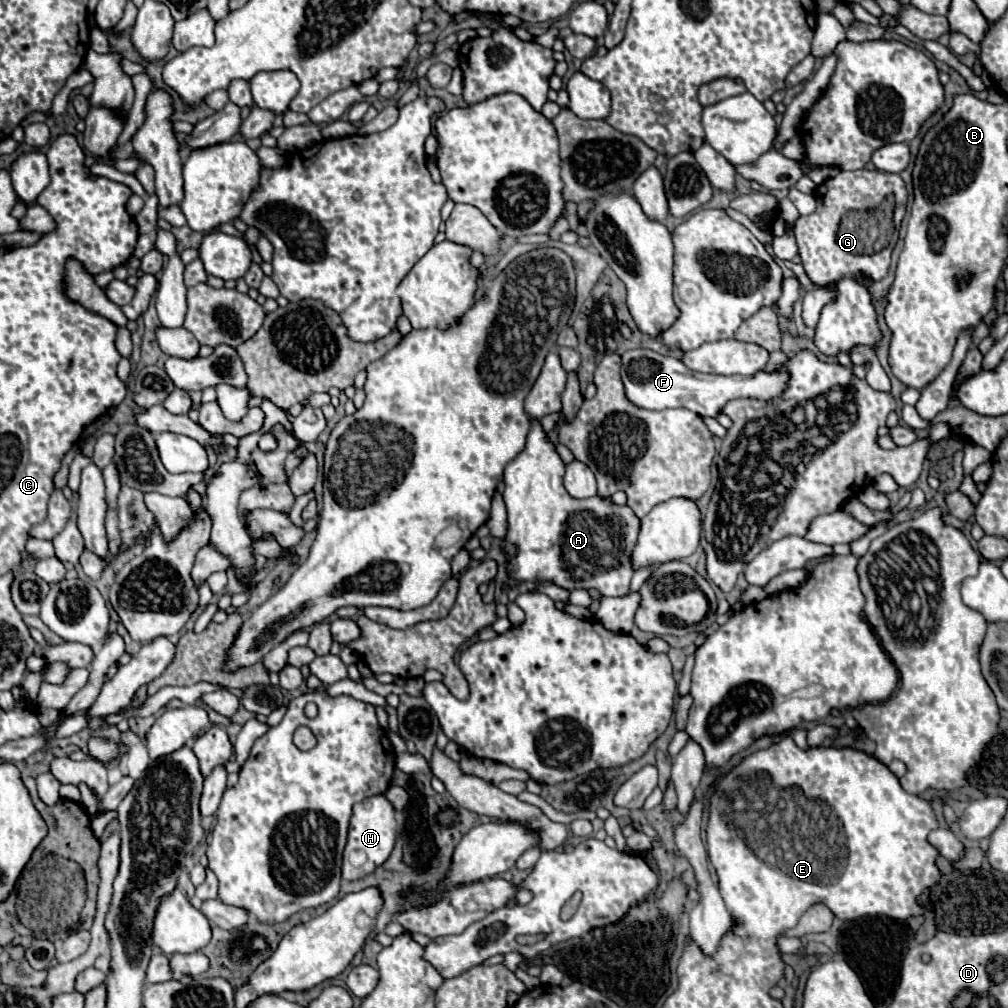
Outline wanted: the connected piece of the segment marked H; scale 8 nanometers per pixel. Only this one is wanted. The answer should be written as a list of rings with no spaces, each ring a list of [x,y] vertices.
[[[371,796],[369,800],[363,800],[361,804],[353,806],[353,816],[349,820],[349,836],[343,852],[343,866],[341,874],[343,880],[359,880],[367,874],[371,874],[377,866],[381,866],[393,846],[395,846],[395,834],[397,834],[397,822],[395,822],[395,810],[391,802],[385,796]]]

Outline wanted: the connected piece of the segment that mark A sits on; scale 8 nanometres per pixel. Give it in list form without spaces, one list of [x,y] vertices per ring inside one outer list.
[[[537,420],[531,422],[531,432],[527,436],[527,444],[523,452],[517,454],[505,468],[505,492],[507,504],[507,534],[501,540],[501,550],[507,554],[507,574],[517,582],[551,582],[565,590],[597,590],[603,596],[625,596],[629,592],[629,582],[633,576],[631,552],[637,542],[641,520],[635,512],[625,504],[617,506],[611,498],[601,500],[577,500],[569,496],[563,486],[563,460],[555,452],[555,446],[547,440],[541,424]]]

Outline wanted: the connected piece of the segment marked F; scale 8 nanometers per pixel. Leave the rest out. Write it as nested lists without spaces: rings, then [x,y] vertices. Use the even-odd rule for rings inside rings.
[[[635,348],[623,354],[621,378],[625,384],[627,398],[647,410],[665,410],[665,408],[687,408],[699,416],[715,416],[729,400],[735,398],[755,398],[755,400],[773,400],[785,392],[789,386],[789,372],[757,372],[753,376],[713,376],[699,374],[673,356],[665,356],[647,348]]]

